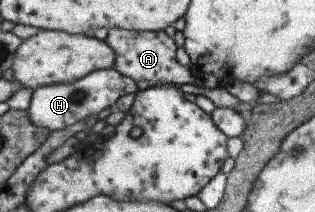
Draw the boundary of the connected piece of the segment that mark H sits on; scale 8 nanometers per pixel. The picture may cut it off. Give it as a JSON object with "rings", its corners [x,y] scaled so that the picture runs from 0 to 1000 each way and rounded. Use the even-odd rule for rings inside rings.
{"rings":[[[356,321],[305,330],[222,392],[159,396],[114,415],[98,439],[83,533],[102,590],[168,623],[302,547],[333,514],[359,514],[378,458],[406,439],[429,443],[432,429],[429,387]]]}

